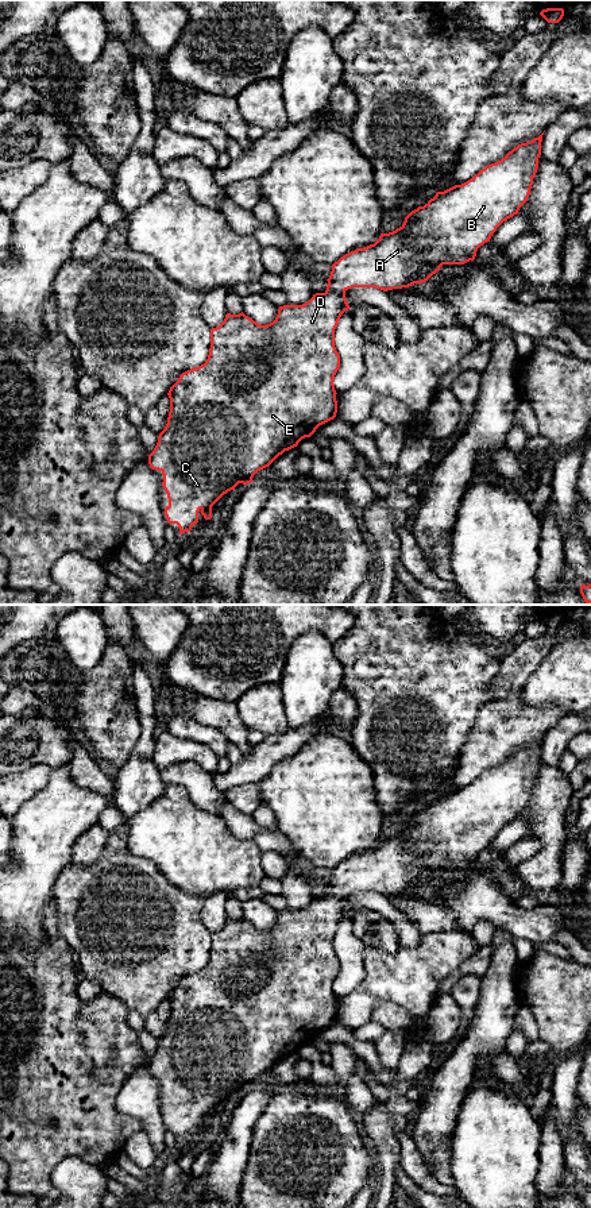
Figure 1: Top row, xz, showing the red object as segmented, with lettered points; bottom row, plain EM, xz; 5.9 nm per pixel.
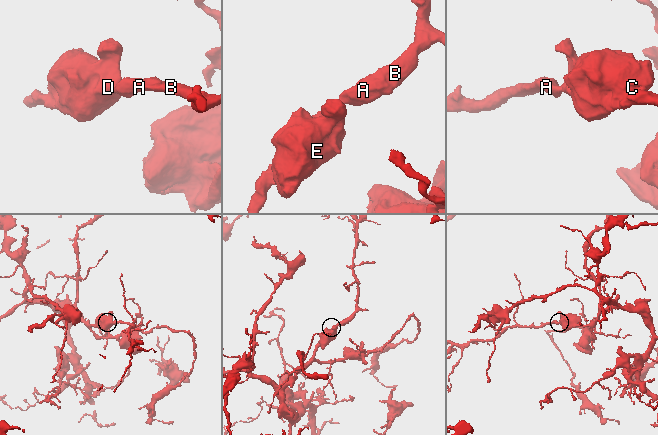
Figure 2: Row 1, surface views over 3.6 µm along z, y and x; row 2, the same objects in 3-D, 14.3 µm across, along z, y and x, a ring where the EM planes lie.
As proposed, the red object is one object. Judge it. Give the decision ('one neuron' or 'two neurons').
one neuron

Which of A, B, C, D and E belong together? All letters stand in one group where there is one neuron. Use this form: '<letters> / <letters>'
A B C D E

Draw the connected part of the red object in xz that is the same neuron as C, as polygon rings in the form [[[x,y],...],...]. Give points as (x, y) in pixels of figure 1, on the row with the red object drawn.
[[[544,132],[530,142],[521,143],[506,154],[501,161],[491,163],[475,174],[471,180],[461,185],[455,185],[444,192],[437,192],[424,207],[418,207],[412,211],[403,224],[393,232],[381,234],[379,239],[364,248],[358,248],[341,256],[332,265],[332,271],[328,281],[327,290],[324,293],[316,293],[313,297],[302,305],[283,305],[279,306],[275,320],[267,325],[258,324],[243,312],[239,314],[227,313],[224,321],[210,329],[210,348],[208,359],[204,364],[182,373],[178,381],[170,387],[167,395],[170,398],[170,412],[165,429],[158,436],[158,443],[154,451],[148,455],[148,464],[152,470],[158,470],[163,475],[163,489],[169,498],[169,505],[165,509],[165,516],[169,524],[177,524],[179,534],[190,532],[192,526],[198,522],[198,514],[201,513],[205,520],[212,518],[212,506],[228,491],[235,490],[239,483],[248,485],[252,482],[254,475],[269,467],[279,455],[298,445],[298,443],[310,437],[316,429],[333,420],[337,413],[336,390],[333,385],[335,375],[340,367],[340,355],[335,347],[335,329],[339,324],[341,314],[349,309],[345,300],[345,292],[352,287],[375,287],[383,292],[393,289],[409,287],[414,283],[422,283],[436,274],[443,265],[464,265],[474,260],[476,251],[480,246],[490,242],[497,228],[518,213],[519,208],[528,201],[533,178],[538,169],[538,158],[541,155],[541,142]]]

